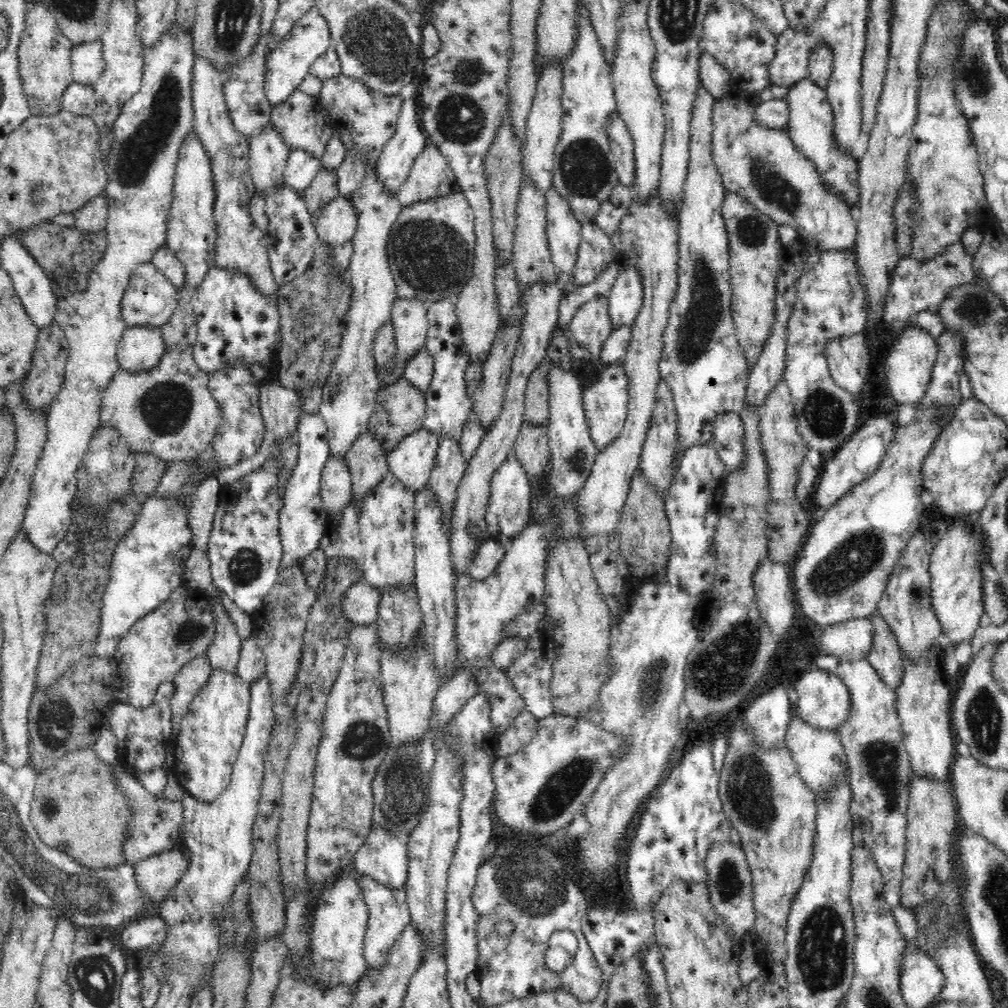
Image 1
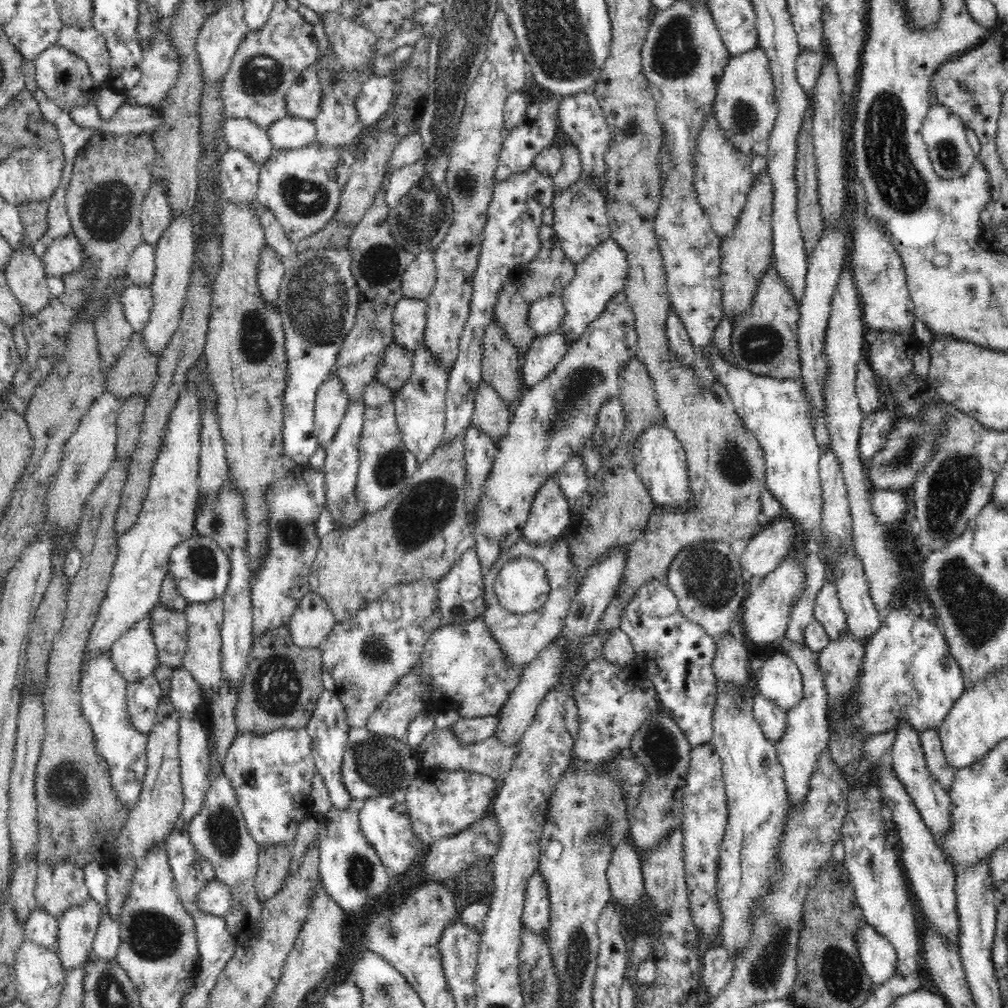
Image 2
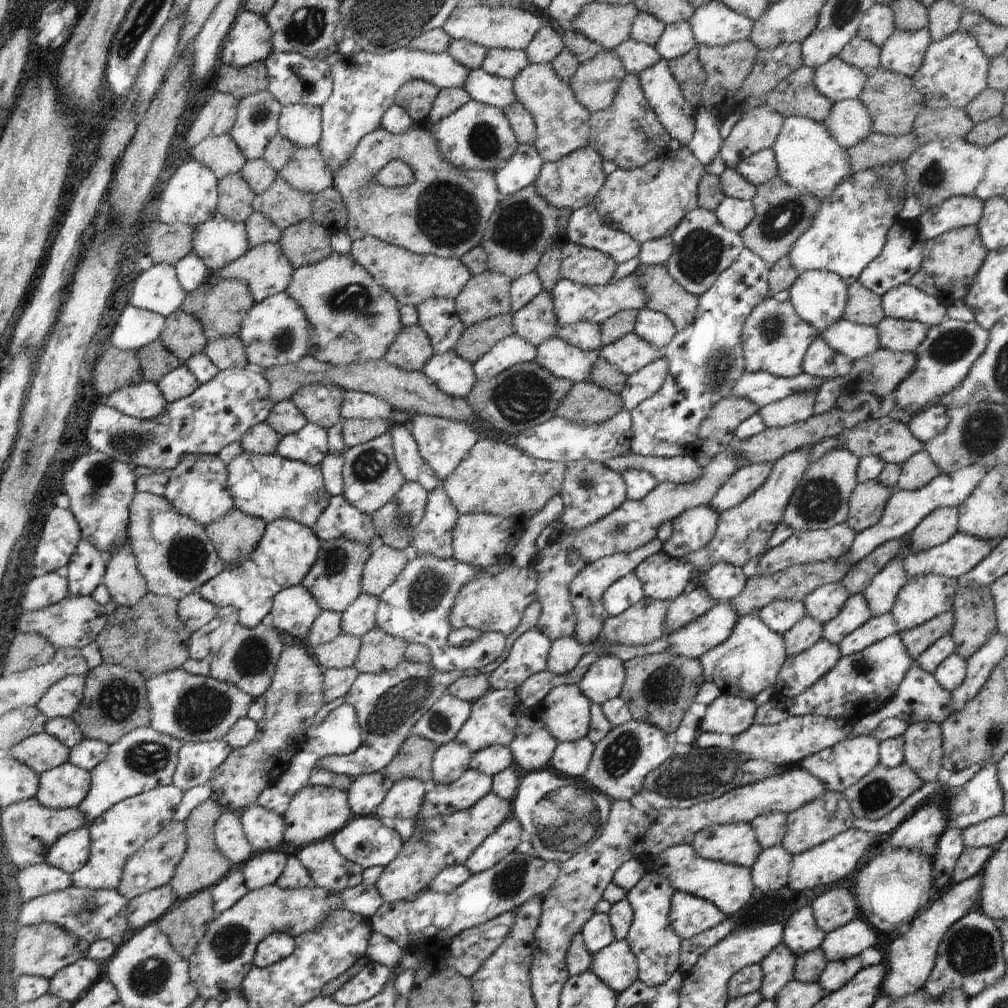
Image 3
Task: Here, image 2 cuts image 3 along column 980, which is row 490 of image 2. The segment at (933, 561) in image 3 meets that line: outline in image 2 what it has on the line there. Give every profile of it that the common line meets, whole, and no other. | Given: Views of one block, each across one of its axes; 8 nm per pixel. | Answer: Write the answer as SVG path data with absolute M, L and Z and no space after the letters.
M553 475L536 494L530 517L523 531L523 537L526 539L526 543L528 545L544 545L552 543L555 540L554 538L560 537L571 524L571 507L572 505L568 499L562 495L560 484L558 484L558 481L556 481Z

